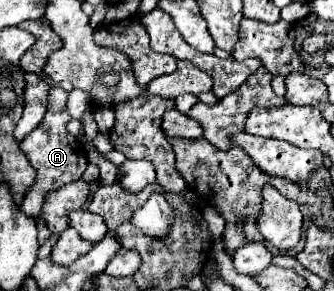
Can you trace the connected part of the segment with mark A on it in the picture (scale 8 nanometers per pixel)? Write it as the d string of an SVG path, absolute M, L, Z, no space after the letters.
M53 86L49 90L47 112L45 112L43 122L19 144L21 150L25 152L25 156L29 158L31 166L37 170L37 182L35 182L33 190L29 190L29 194L25 194L23 204L21 204L21 210L31 218L39 218L41 206L51 190L57 190L69 182L79 180L87 168L87 152L85 152L83 144L67 132L69 120L71 120L71 116L67 112L67 92L59 86Z

